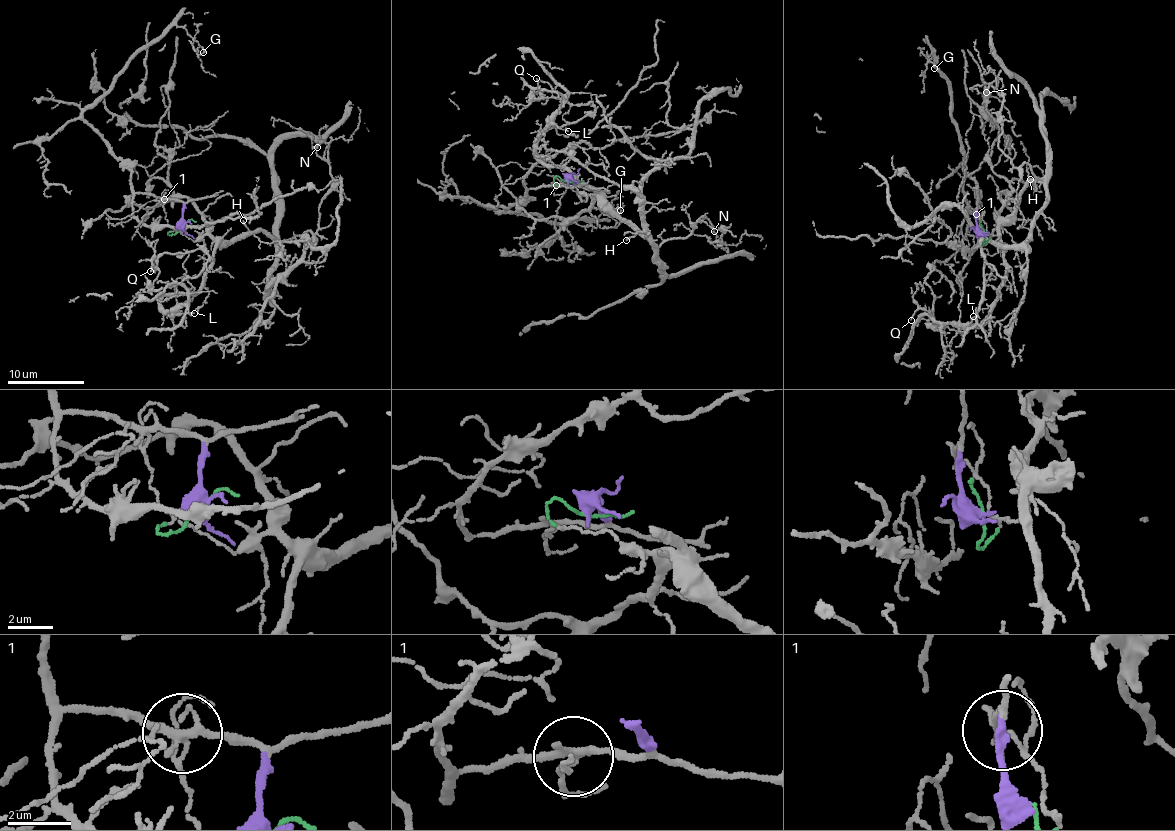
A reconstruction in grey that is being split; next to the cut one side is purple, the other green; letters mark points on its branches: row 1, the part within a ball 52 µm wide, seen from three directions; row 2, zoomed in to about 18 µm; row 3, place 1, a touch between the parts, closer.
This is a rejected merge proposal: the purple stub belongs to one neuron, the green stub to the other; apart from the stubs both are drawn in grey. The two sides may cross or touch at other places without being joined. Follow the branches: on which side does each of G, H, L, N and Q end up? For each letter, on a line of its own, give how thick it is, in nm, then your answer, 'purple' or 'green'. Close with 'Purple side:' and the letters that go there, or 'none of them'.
G: calibre 110 nm; purple
H: calibre 130 nm; green
L: calibre 130 nm; green
N: calibre 90 nm; green
Q: calibre 110 nm; green
Purple side: G

